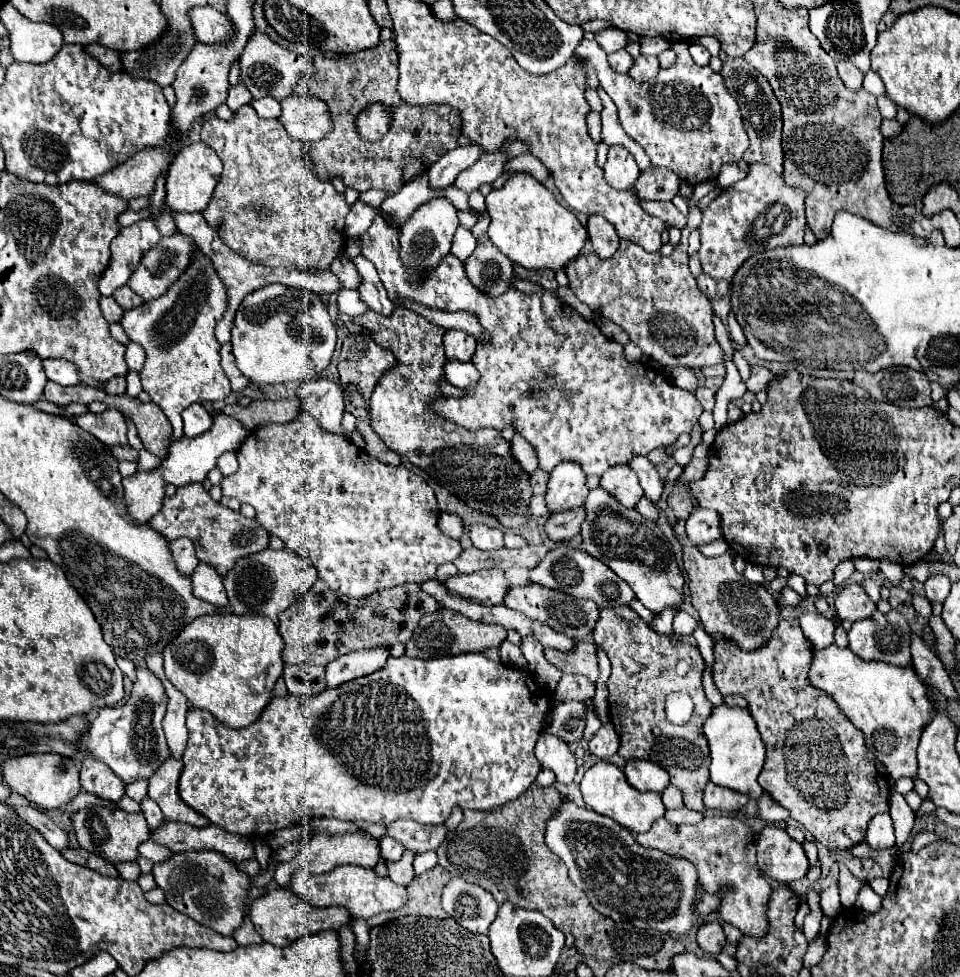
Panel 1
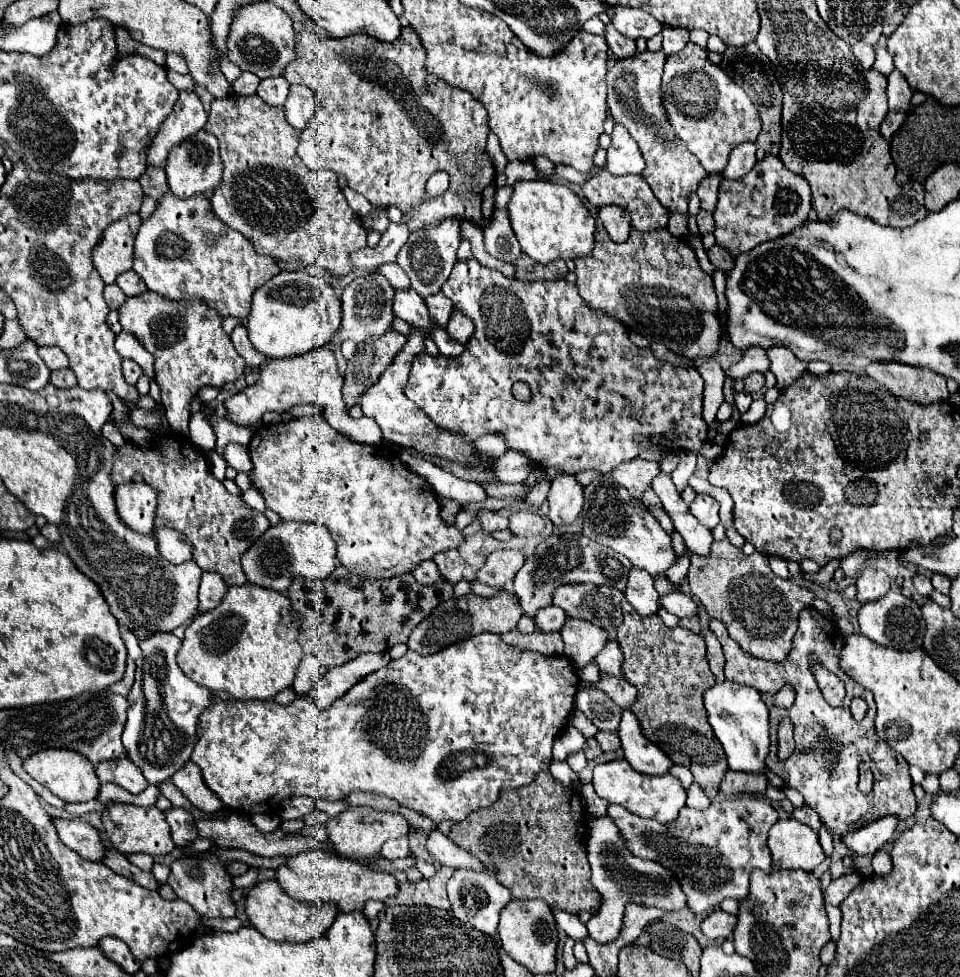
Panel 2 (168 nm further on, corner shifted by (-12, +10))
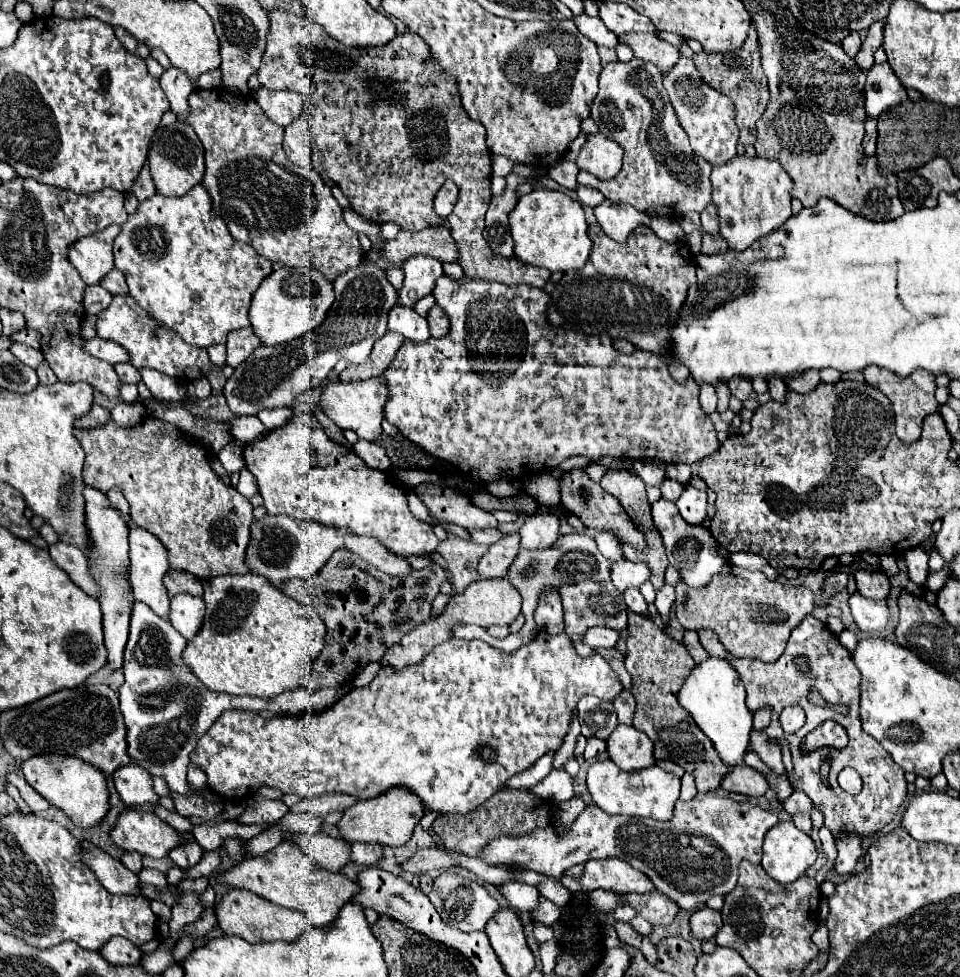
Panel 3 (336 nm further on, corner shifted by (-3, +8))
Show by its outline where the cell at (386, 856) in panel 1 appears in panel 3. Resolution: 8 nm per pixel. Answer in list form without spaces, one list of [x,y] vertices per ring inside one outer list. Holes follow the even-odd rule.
[[[355,842],[351,844],[351,860],[355,864],[363,864],[363,866],[373,866],[381,860],[381,854],[383,854],[383,848],[379,844],[361,844],[361,842]]]

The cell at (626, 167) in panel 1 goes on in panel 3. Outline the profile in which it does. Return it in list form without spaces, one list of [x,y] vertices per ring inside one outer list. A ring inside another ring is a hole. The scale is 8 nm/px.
[[[589,134],[575,164],[599,180],[611,180],[619,174],[623,164],[623,150],[619,144],[605,140],[603,134]]]

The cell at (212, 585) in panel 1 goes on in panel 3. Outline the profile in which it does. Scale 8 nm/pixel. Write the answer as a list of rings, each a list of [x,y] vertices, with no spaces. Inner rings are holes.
[[[177,594],[169,604],[169,622],[179,630],[185,640],[193,640],[203,624],[205,602],[191,594]]]

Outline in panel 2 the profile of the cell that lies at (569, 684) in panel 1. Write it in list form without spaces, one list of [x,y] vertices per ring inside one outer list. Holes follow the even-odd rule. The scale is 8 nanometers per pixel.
[[[602,674],[598,678],[598,682],[592,684],[592,688],[598,688],[598,690],[604,690],[620,708],[630,708],[632,700],[636,698],[636,688],[630,686],[624,678],[616,678],[616,676],[606,676]]]

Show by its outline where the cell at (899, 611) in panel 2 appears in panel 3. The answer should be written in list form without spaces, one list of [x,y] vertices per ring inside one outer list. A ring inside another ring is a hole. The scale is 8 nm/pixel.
[[[855,592],[849,598],[849,608],[855,624],[861,630],[883,630],[889,618],[887,600],[869,600]]]

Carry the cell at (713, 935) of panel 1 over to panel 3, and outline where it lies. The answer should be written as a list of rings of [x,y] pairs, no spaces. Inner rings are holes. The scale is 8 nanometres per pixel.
[[[703,906],[691,914],[691,930],[693,936],[699,940],[713,938],[719,928],[721,928],[721,914],[717,910]]]

